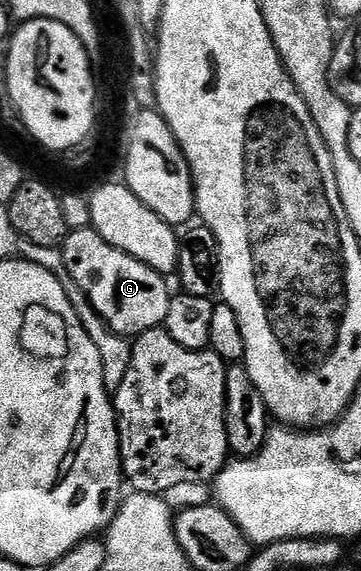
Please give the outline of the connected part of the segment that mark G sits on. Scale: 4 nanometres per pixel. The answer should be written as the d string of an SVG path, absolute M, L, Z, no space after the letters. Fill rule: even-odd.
M94 228L68 231L61 251L67 267L66 275L71 276L70 283L81 286L89 302L93 302L93 310L101 314L118 336L134 338L166 321L173 295L172 289L167 289L168 281L149 266L137 262L137 258L117 250L117 246L109 246Z

